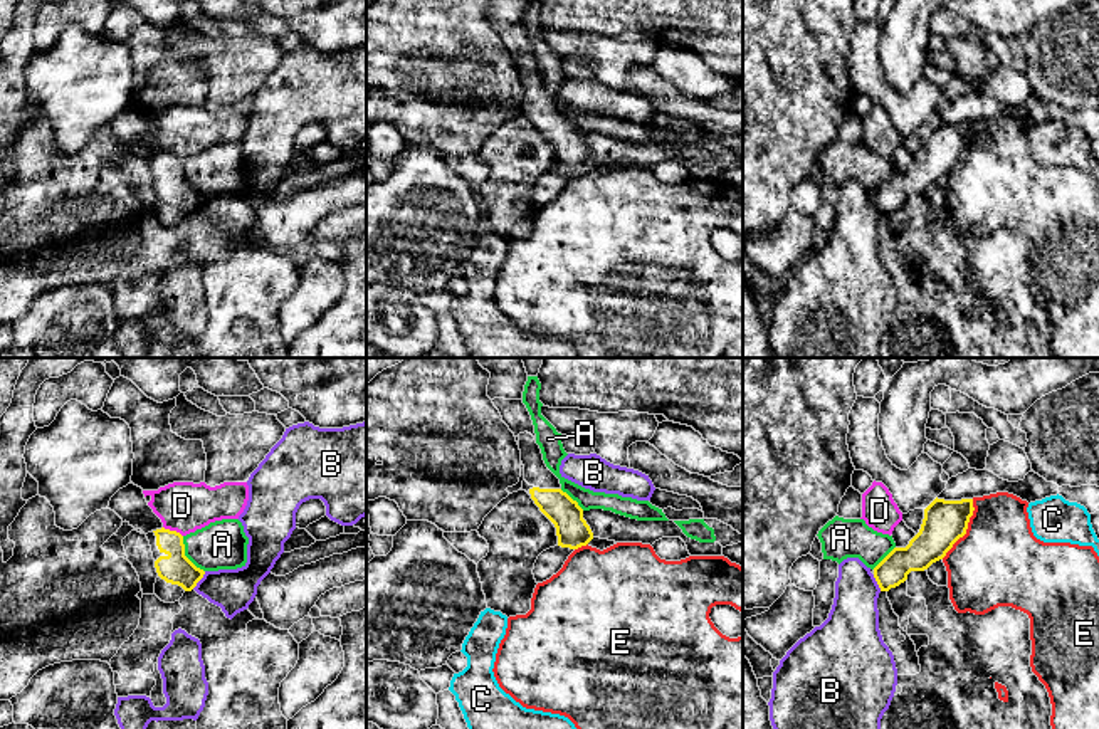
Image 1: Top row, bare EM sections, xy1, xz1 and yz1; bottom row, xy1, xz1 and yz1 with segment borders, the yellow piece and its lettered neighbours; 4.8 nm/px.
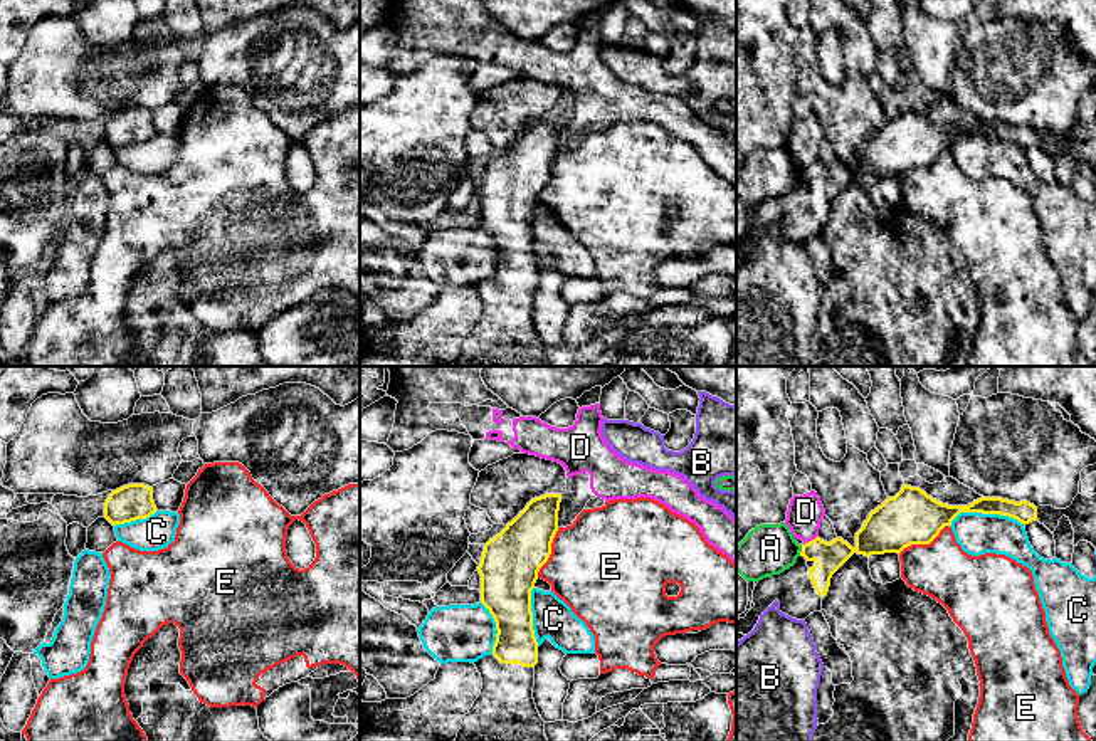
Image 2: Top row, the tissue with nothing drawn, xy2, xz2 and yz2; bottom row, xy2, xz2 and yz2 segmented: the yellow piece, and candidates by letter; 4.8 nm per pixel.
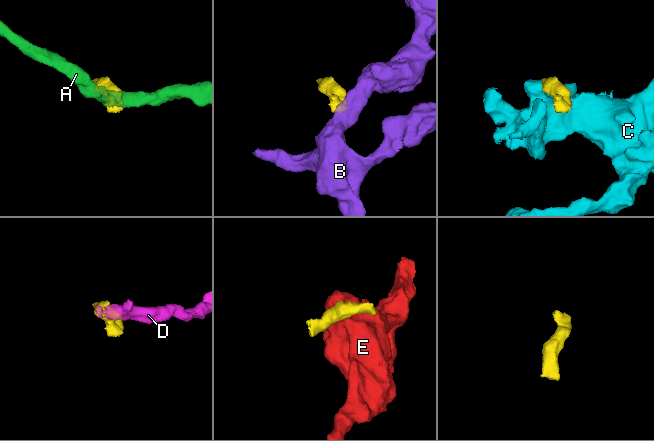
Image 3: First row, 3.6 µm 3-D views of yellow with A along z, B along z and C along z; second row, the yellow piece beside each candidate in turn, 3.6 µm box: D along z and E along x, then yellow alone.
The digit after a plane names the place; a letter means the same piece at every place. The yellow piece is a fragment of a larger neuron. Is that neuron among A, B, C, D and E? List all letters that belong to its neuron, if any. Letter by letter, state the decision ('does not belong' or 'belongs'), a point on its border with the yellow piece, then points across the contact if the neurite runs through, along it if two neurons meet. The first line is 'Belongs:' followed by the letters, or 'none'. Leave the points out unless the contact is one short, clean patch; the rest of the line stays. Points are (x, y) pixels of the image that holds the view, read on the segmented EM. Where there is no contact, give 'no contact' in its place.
Belongs: none
A: does not belong; contact xy1 (184, 555); border xy1 (182, 536), (185, 555), (204, 571)
B: does not belong; contact xy1 (200, 578); border xy1 (205, 571), (192, 588)
C: does not belong; contact yz2 (987, 513)
D: does not belong; contact xy1 (173, 531); border xy1 (163, 526), (182, 536)
E: does not belong; contact yz1 (967, 528)

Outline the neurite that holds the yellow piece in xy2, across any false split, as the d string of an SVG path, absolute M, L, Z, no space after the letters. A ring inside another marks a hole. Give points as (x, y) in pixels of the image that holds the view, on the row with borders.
M145 484L123 486L113 491L104 502L104 518L113 526L146 519L156 511L153 487Z

